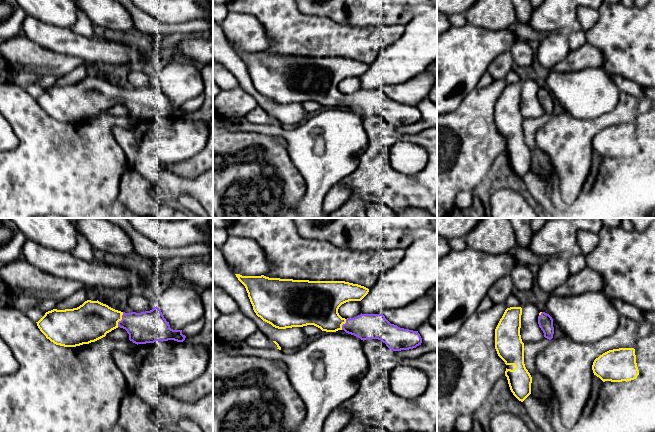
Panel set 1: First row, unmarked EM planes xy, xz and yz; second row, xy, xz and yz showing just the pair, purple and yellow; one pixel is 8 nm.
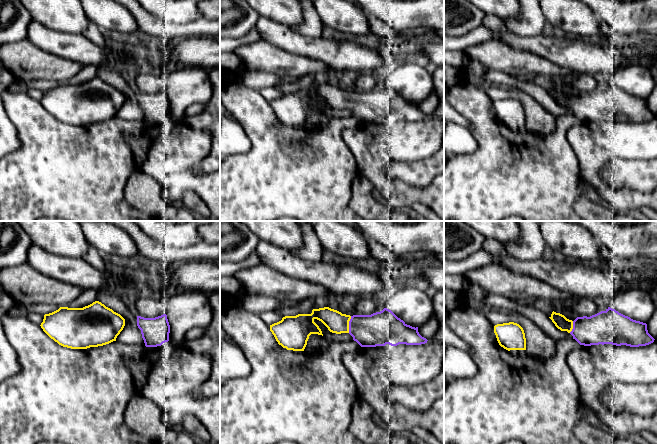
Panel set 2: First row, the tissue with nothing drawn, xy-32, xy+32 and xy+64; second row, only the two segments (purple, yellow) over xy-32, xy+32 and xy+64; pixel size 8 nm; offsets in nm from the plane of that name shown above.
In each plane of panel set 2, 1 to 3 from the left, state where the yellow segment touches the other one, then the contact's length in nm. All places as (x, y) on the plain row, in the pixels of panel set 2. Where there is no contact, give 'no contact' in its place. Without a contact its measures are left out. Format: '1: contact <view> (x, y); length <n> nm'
1: no contact
2: contact xy+32 (349, 100); length 140 nm
3: contact xy+64 (573, 103); length 100 nm

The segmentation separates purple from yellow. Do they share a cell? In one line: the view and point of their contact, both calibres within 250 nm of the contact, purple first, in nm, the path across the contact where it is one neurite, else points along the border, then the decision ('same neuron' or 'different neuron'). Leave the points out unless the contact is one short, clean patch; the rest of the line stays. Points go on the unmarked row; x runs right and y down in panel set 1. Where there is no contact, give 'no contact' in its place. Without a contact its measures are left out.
meets purple in xy at (122, 95); 260 nm thick on the purple side, 320 nm on the other; runs through xy (146, 103), (141, 103), (122, 95), (98, 95), (91, 97); same neuron

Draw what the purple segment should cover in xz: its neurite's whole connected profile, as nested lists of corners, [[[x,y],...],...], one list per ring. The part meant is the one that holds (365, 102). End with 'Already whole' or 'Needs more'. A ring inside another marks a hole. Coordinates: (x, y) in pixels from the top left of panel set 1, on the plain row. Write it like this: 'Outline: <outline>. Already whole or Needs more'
Outline: [[[235,50],[245,62],[253,86],[263,97],[278,105],[314,101],[326,108],[344,106],[361,116],[378,115],[393,127],[409,126],[421,121],[418,107],[400,104],[391,100],[381,90],[360,90],[354,94],[342,94],[339,83],[349,77],[361,77],[369,65],[345,57],[309,57],[269,54],[261,52],[242,52]]]. Needs more

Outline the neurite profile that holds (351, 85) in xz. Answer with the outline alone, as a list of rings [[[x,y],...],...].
[[[349,77],[342,80],[338,89],[342,94],[354,94],[361,90],[361,82],[359,77]]]

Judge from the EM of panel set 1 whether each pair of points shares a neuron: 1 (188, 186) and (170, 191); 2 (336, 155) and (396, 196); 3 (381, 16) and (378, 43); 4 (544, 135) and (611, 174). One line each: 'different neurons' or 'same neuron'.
1: same neuron
2: different neurons
3: different neurons
4: different neurons

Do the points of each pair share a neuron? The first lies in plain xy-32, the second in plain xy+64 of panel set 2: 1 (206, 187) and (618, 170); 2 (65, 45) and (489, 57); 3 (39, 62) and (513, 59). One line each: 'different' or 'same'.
1: different
2: different
3: same

